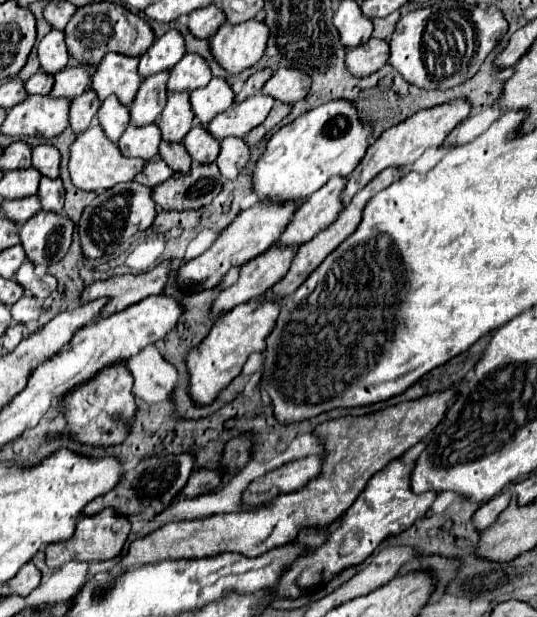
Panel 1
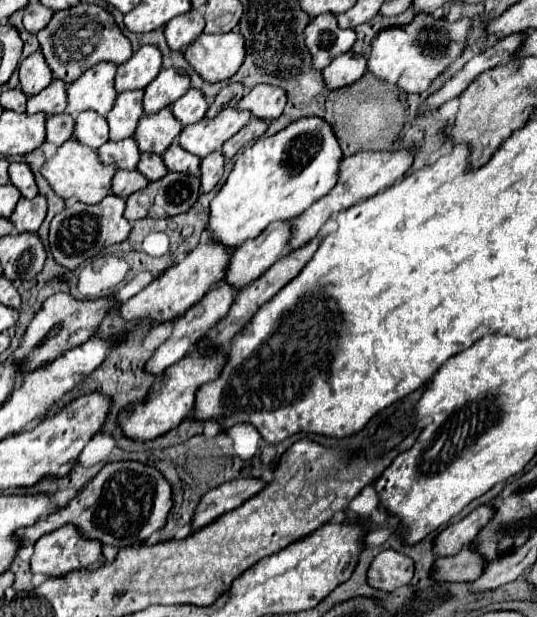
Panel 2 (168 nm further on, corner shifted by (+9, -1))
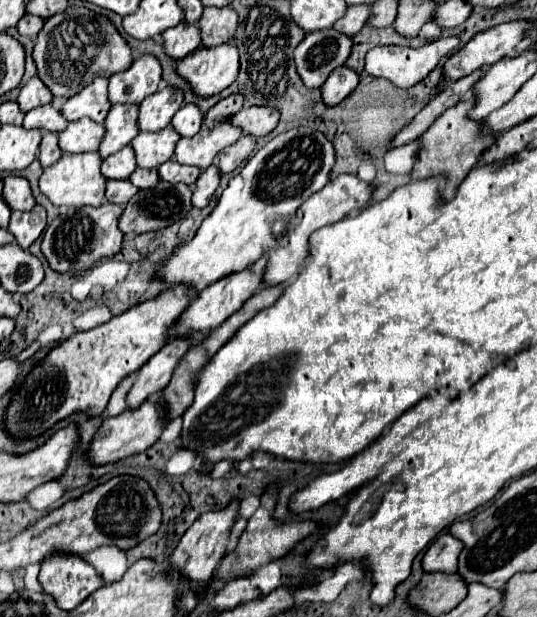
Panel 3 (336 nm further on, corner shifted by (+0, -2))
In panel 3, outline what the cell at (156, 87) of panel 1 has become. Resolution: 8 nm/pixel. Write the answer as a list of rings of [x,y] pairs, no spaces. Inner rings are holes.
[[[123,104],[111,106],[111,110],[103,122],[105,136],[97,150],[101,160],[105,160],[109,154],[115,154],[123,146],[127,146],[139,134],[137,114],[139,114],[137,106],[123,106]]]

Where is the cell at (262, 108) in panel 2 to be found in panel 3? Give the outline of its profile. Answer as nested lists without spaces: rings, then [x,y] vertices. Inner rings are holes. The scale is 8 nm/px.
[[[251,106],[241,108],[233,118],[231,124],[239,126],[245,134],[251,134],[253,138],[267,136],[279,122],[279,110],[267,108],[267,106]]]

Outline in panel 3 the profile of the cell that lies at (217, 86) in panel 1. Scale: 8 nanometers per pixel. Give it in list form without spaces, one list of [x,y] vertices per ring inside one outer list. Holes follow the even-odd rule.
[[[185,104],[177,110],[177,114],[171,120],[171,126],[175,132],[183,138],[195,136],[203,124],[203,112],[195,104]]]

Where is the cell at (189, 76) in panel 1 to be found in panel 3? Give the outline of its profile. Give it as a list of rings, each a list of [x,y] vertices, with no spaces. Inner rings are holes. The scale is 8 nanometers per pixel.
[[[165,86],[139,104],[137,126],[141,132],[159,132],[169,126],[175,112],[183,106],[183,94]]]

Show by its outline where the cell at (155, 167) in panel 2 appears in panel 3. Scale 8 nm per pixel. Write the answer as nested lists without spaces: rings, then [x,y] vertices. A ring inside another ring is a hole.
[[[137,168],[131,176],[129,176],[131,184],[137,186],[137,188],[153,188],[157,182],[159,182],[159,174],[157,170],[143,170],[143,168]]]

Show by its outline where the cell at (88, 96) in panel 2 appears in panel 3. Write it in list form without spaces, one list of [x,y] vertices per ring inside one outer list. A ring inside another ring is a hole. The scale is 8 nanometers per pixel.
[[[95,78],[93,84],[85,86],[79,94],[71,96],[63,104],[61,114],[63,114],[63,118],[67,118],[67,122],[87,116],[101,124],[105,120],[109,108],[111,108],[111,104],[107,100],[107,78]]]

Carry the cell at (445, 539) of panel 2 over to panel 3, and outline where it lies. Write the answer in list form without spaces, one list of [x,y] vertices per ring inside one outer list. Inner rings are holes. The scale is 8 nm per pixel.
[[[449,532],[439,534],[421,560],[423,572],[443,572],[443,574],[457,572],[457,558],[461,554],[461,548],[463,544],[455,540]]]

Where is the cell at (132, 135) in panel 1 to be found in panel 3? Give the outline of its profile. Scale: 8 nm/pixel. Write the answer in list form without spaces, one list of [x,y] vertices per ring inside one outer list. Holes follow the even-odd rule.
[[[125,146],[119,152],[111,154],[107,160],[103,160],[101,174],[109,180],[127,180],[135,168],[135,152],[131,146]]]

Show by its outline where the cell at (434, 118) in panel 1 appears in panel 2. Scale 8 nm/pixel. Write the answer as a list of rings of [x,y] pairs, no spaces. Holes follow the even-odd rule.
[[[404,147],[404,149],[398,149],[394,153],[362,151],[362,153],[356,153],[356,155],[350,155],[350,157],[344,157],[342,163],[340,163],[338,183],[334,185],[334,189],[330,189],[330,193],[326,193],[314,205],[310,205],[310,209],[306,209],[306,213],[302,213],[302,217],[294,223],[294,239],[292,239],[290,245],[292,247],[302,247],[310,239],[314,239],[332,213],[338,213],[338,211],[350,207],[350,205],[354,205],[358,201],[364,201],[366,197],[372,197],[378,191],[394,185],[396,181],[400,181],[406,175],[406,171],[412,167],[412,163],[414,163],[414,147]]]

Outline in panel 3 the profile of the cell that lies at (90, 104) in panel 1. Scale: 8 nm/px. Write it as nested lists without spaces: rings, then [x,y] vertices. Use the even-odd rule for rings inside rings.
[[[45,132],[41,138],[41,144],[39,144],[39,156],[37,156],[39,164],[43,168],[47,168],[47,166],[55,164],[59,158],[61,158],[61,150],[57,146],[57,134]]]

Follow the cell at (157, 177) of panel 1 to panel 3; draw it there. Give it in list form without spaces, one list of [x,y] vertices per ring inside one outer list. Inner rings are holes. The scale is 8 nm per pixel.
[[[107,180],[105,186],[105,198],[111,204],[127,204],[131,196],[137,192],[137,188],[129,180]]]

